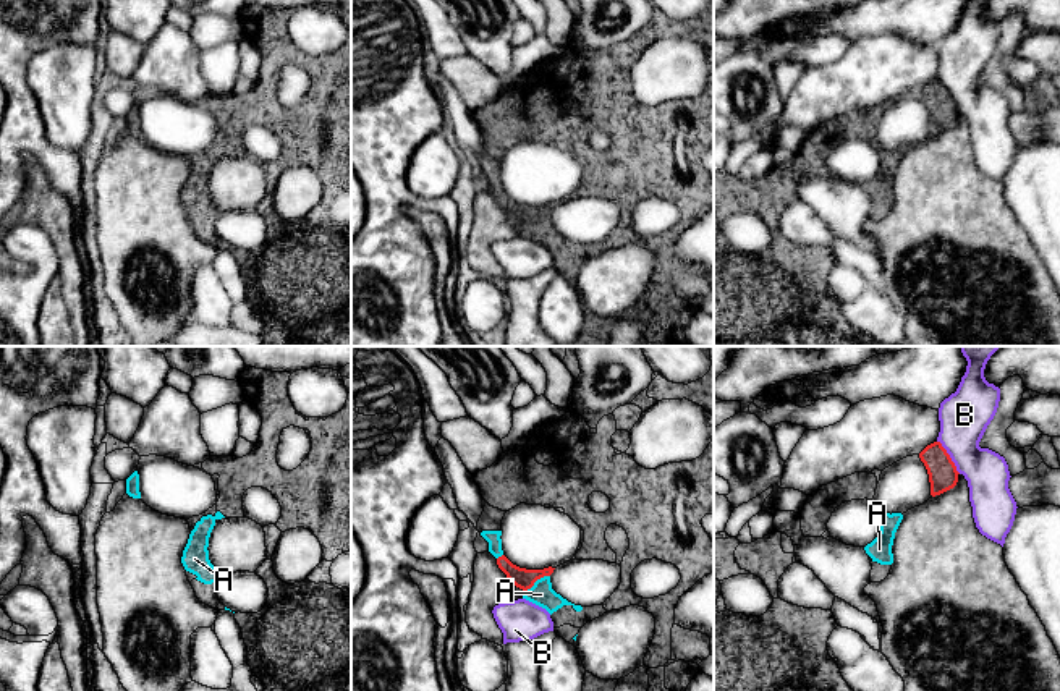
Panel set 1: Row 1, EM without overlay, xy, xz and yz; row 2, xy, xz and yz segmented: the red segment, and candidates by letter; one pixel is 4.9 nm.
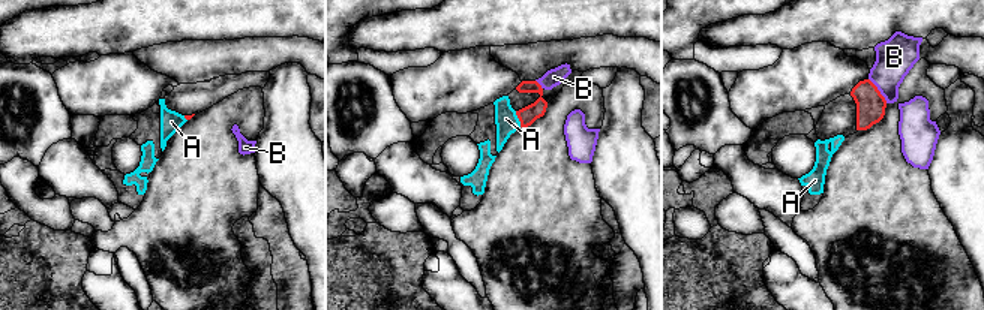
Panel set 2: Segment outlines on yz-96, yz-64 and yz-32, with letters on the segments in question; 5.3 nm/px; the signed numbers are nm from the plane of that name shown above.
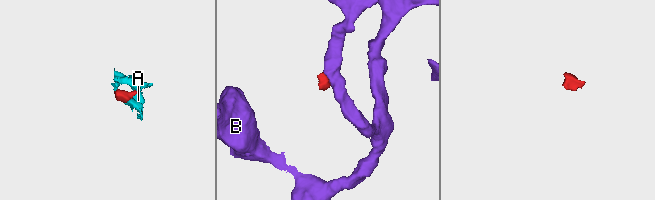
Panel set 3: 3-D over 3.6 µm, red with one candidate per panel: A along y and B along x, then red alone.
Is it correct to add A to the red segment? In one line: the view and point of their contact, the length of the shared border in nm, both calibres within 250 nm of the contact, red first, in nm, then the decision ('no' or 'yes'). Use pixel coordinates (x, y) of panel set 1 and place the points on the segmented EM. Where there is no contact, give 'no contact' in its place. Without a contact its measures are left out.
xz (538, 578) | 150 nm | 100/120 nm | yes

